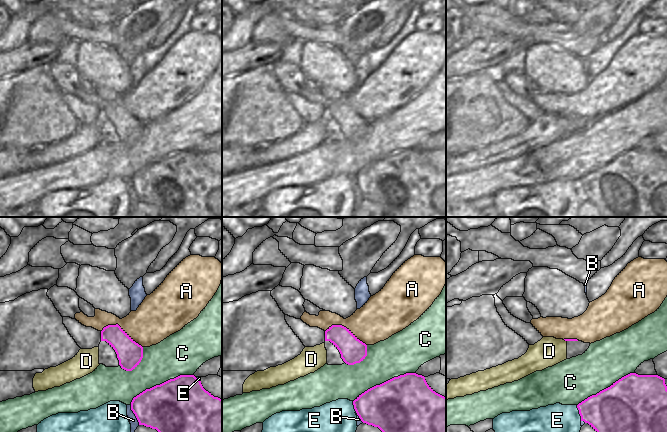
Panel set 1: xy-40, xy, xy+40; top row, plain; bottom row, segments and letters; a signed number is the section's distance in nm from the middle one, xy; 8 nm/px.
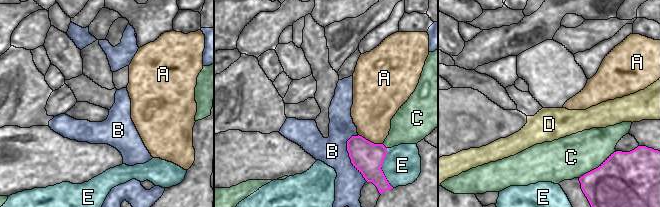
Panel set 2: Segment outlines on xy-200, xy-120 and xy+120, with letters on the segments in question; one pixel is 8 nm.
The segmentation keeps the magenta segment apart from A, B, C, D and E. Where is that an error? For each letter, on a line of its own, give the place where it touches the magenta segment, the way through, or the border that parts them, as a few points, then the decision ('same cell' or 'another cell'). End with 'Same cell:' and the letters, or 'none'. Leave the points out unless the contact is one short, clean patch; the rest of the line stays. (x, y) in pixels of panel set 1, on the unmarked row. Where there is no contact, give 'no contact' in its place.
A: xy-40 (122, 105) | another cell
B: xy-40 (135, 191) | another cell
C: xy-40 (160, 160) | another cell
D: xy+40 (565, 116) | along xy+40 (564, 115), (566, 117) | another cell
E: xy+40 (579, 189) | another cell
Same cell: none

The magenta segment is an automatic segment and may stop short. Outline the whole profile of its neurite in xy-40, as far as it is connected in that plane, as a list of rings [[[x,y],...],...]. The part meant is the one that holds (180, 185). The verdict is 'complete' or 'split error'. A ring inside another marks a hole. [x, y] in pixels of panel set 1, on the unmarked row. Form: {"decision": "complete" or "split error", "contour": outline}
{"decision": "complete", "contour": [[[180,151],[133,174],[131,186],[139,201],[159,208],[163,217],[222,217],[222,175],[206,167],[194,151]]]}

